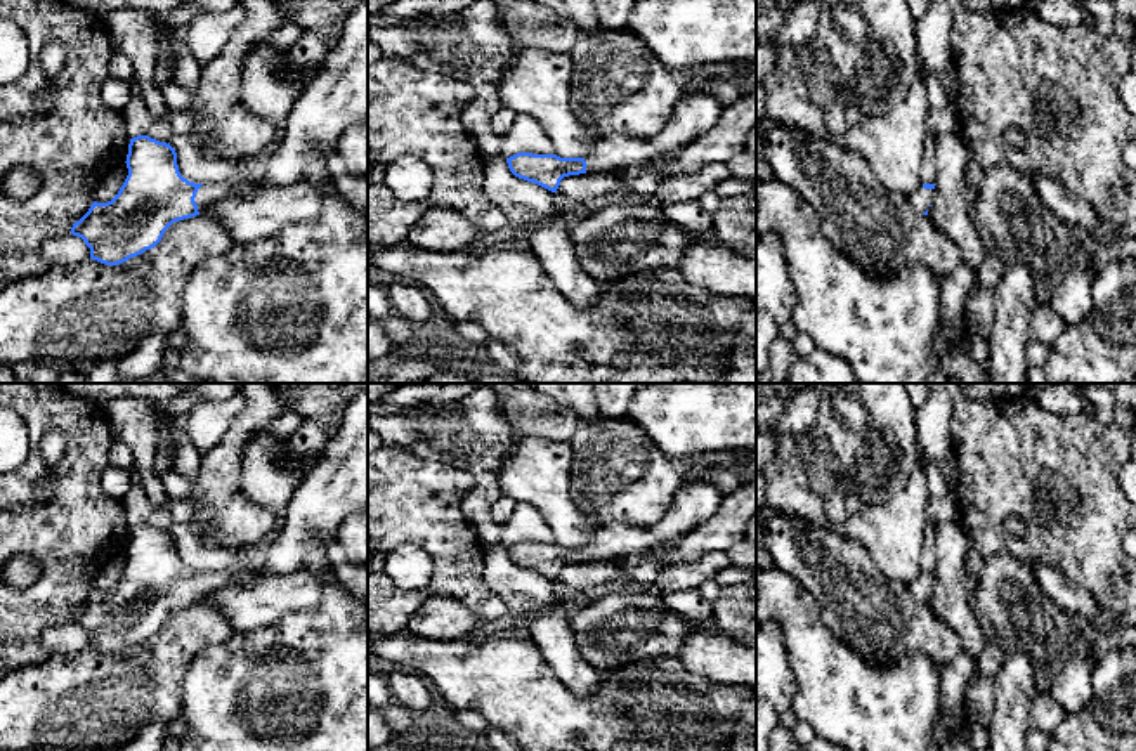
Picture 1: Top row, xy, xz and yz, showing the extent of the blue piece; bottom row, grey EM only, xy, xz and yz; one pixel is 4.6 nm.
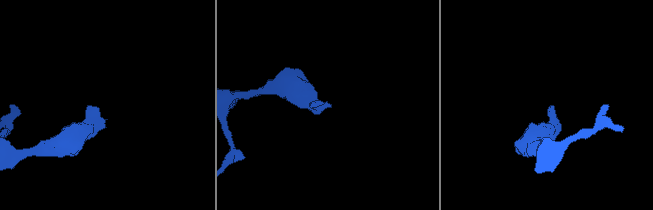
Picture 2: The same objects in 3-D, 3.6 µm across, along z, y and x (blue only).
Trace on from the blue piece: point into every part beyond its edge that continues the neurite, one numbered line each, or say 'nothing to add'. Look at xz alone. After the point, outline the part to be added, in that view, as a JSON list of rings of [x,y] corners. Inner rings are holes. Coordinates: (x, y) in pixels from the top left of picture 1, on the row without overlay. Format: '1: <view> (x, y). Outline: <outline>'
1: xz (698, 498). Outline: [[[695,465],[682,473],[682,486],[675,493],[669,508],[650,527],[623,522],[602,524],[584,545],[586,562],[647,553],[657,546],[673,545],[699,524],[708,522],[725,498],[711,482],[713,470],[706,465]]]

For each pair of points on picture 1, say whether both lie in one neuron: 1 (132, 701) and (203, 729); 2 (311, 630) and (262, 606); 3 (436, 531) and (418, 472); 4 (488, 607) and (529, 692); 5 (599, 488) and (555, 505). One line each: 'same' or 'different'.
1: different
2: different
3: same
4: different
5: different

